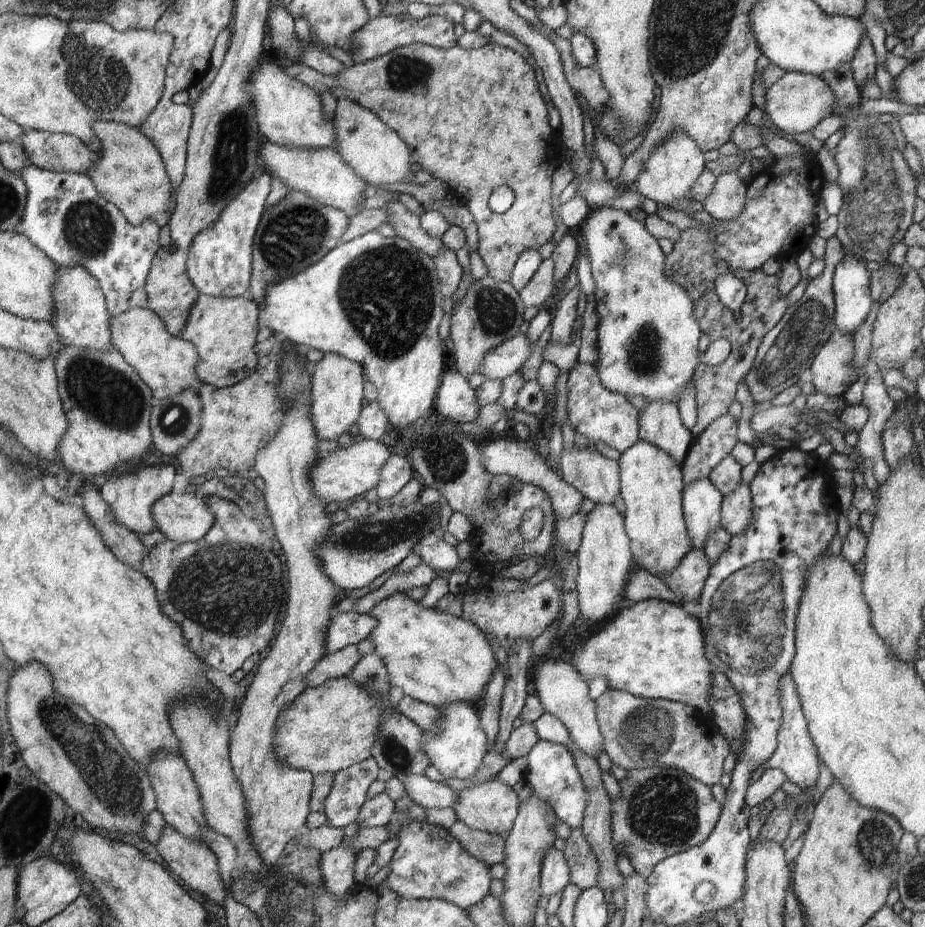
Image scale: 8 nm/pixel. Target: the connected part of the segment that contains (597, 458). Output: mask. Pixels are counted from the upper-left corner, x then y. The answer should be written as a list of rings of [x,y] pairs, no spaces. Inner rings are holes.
[[[575,442],[571,447],[564,447],[557,471],[564,482],[580,491],[584,499],[588,498],[592,502],[613,504],[616,495],[620,492],[619,464],[598,453],[596,448],[583,447],[576,445]]]

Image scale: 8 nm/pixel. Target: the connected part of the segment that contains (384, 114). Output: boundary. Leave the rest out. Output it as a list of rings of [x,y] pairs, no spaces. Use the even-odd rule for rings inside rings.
[[[492,42],[482,45],[477,49],[463,49],[456,44],[452,48],[442,50],[424,43],[414,43],[403,47],[398,47],[393,51],[387,52],[375,59],[345,67],[342,72],[337,75],[323,75],[321,72],[310,68],[304,63],[288,64],[282,62],[283,72],[304,83],[307,87],[315,90],[320,96],[328,91],[337,102],[340,99],[348,99],[352,102],[363,106],[372,115],[376,115],[389,129],[392,129],[406,144],[409,150],[410,160],[418,166],[422,166],[421,170],[425,170],[428,174],[432,174],[433,178],[438,178],[442,182],[446,182],[449,192],[454,194],[455,199],[461,199],[461,203],[467,206],[470,214],[473,216],[474,222],[478,229],[478,246],[475,250],[486,265],[487,274],[493,276],[495,280],[508,281],[511,277],[512,269],[520,255],[528,249],[539,249],[546,242],[555,240],[562,231],[556,215],[553,212],[553,202],[551,201],[551,180],[555,168],[562,162],[560,148],[560,138],[558,133],[552,130],[548,123],[548,110],[546,104],[538,90],[538,82],[534,75],[534,68],[520,55],[520,53],[503,47],[498,43]],[[502,185],[508,186],[514,191],[514,200],[512,206],[506,213],[495,213],[490,210],[488,199],[490,195],[500,188]]]

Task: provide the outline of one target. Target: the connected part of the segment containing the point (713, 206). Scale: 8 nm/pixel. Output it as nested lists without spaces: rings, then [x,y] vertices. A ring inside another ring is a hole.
[[[727,172],[717,176],[710,194],[701,202],[704,210],[718,221],[731,221],[744,208],[747,186],[738,173]]]

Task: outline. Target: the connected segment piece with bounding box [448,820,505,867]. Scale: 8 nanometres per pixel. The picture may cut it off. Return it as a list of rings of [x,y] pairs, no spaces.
[[[458,820],[448,829],[448,832],[468,854],[489,867],[503,864],[505,840],[500,835],[468,828]]]

